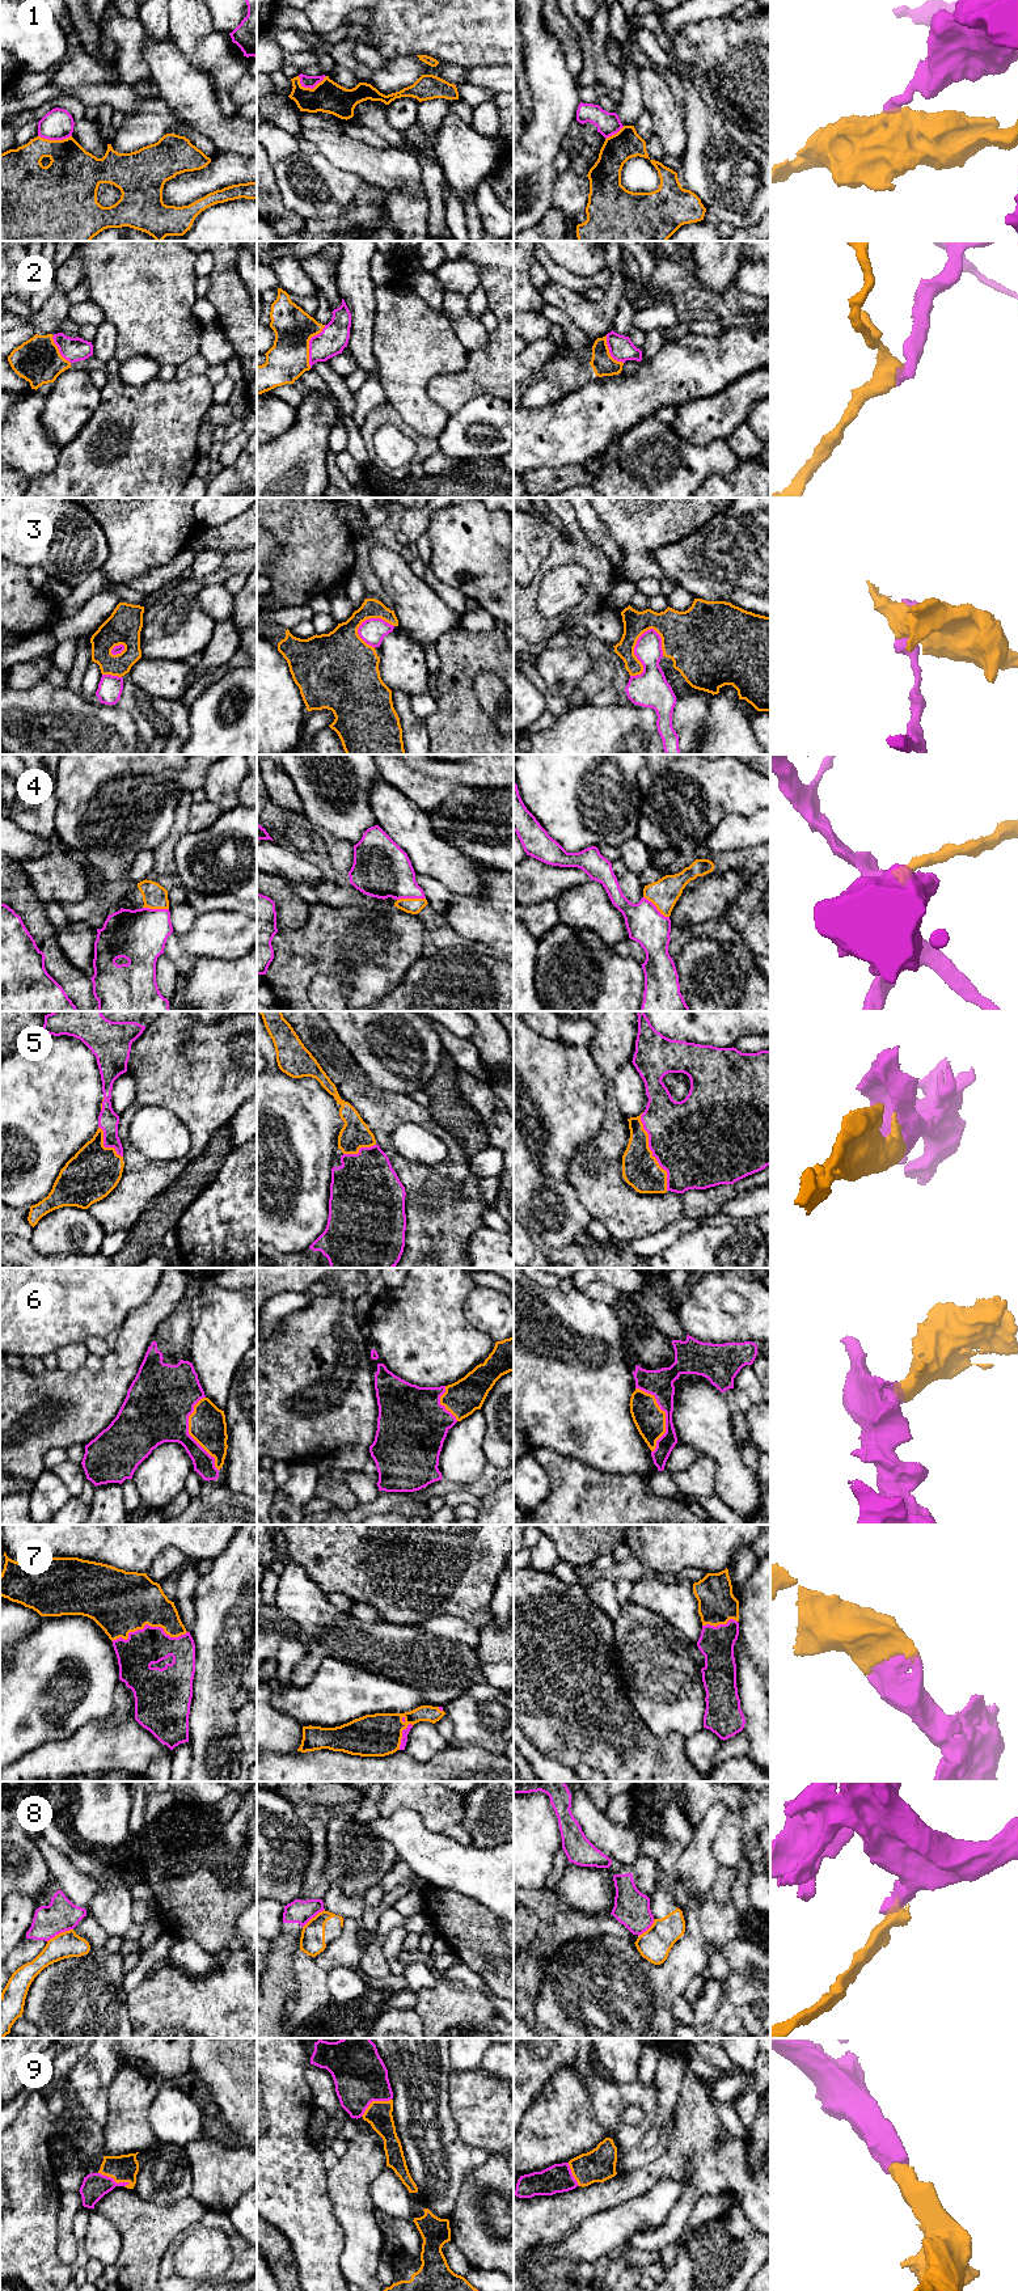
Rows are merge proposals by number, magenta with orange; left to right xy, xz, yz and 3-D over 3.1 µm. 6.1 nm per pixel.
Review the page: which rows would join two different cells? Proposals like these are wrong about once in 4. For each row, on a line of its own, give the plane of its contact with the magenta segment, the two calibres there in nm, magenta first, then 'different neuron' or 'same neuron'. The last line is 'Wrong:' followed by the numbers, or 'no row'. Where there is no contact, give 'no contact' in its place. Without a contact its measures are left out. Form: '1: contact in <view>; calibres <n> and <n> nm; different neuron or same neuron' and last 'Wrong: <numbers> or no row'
1: contact in xz; calibres 80 and 190 nm; different neuron
2: contact in xz; calibres 180 and 240 nm; same neuron
3: contact in yz; calibres 220 and 160 nm; different neuron
4: contact in xz; calibres 360 and 100 nm; same neuron
5: contact in yz; calibres 480 and 220 nm; same neuron
6: contact in xy; calibres 400 and 220 nm; same neuron
7: contact in xy; calibres 220 and 380 nm; same neuron
8: contact in xy; calibres 200 and 160 nm; different neuron
9: contact in xy; calibres 160 and 170 nm; same neuron
Wrong: 1, 3, 8

